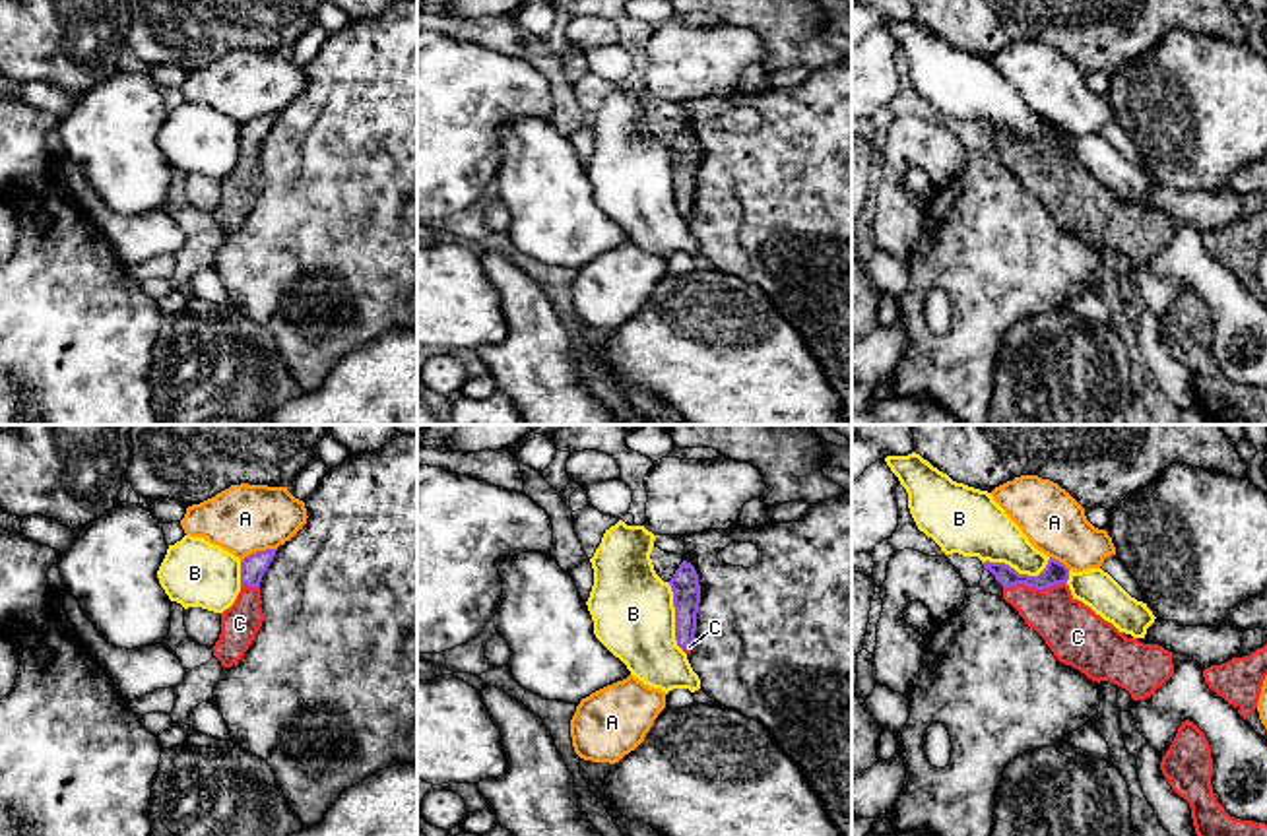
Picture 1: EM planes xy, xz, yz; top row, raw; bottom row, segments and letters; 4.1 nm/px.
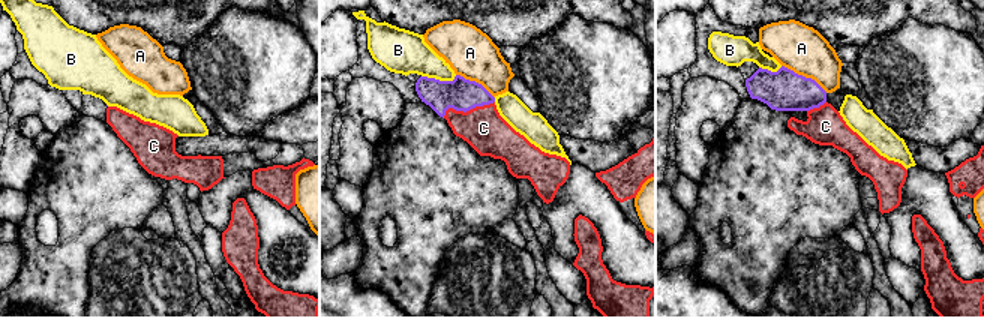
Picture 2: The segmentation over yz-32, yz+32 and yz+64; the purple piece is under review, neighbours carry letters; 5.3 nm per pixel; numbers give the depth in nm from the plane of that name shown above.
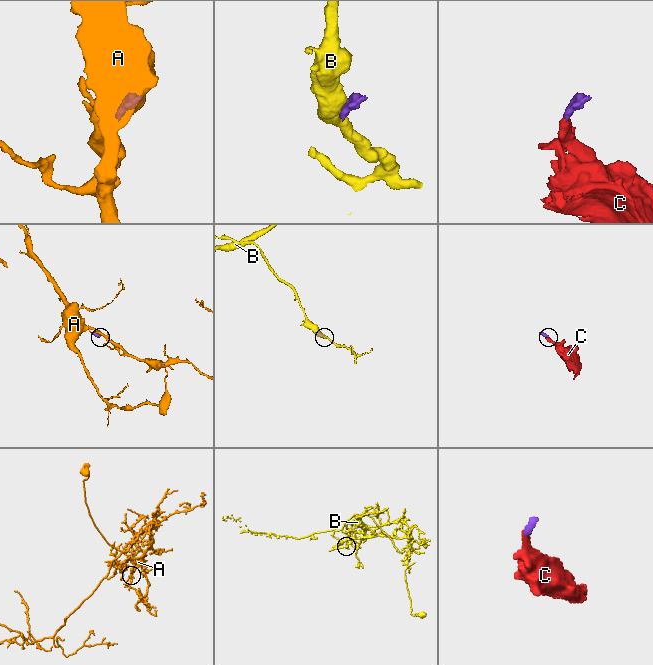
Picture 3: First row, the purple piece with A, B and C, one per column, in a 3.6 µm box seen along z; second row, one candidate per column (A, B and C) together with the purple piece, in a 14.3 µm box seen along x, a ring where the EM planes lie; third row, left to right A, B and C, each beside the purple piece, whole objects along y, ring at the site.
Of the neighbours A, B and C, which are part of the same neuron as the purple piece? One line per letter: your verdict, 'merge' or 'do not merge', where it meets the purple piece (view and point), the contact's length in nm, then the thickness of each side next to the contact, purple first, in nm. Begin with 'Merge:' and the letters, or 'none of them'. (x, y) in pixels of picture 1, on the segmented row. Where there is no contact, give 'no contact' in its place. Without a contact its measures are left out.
Merge: C
A: do not merge | xy (259, 551) | 160 nm | 110/280 nm
B: do not merge | yz (1017, 573) | 280 nm | 100/240 nm
C: merge | yz (1035, 586) | 260 nm | 100/240 nm

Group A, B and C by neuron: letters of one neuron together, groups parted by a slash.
A / B / C

